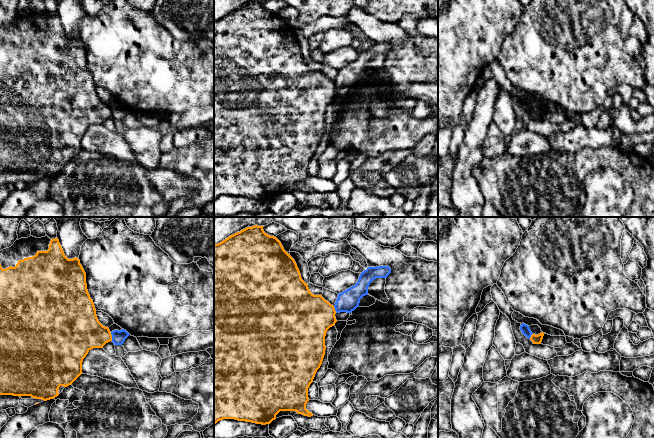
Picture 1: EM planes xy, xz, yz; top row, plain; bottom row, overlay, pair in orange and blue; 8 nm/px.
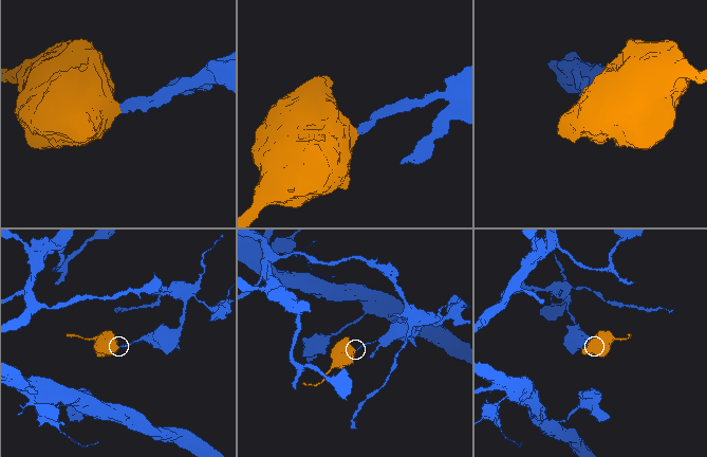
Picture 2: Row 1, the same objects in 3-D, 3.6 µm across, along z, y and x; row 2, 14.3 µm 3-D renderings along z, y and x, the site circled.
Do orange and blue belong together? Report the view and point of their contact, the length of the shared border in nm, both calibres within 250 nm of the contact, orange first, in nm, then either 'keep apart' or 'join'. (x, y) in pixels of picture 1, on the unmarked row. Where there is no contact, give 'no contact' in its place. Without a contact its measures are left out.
xy (111, 112) | 70 nm | 320/110 nm | keep apart

